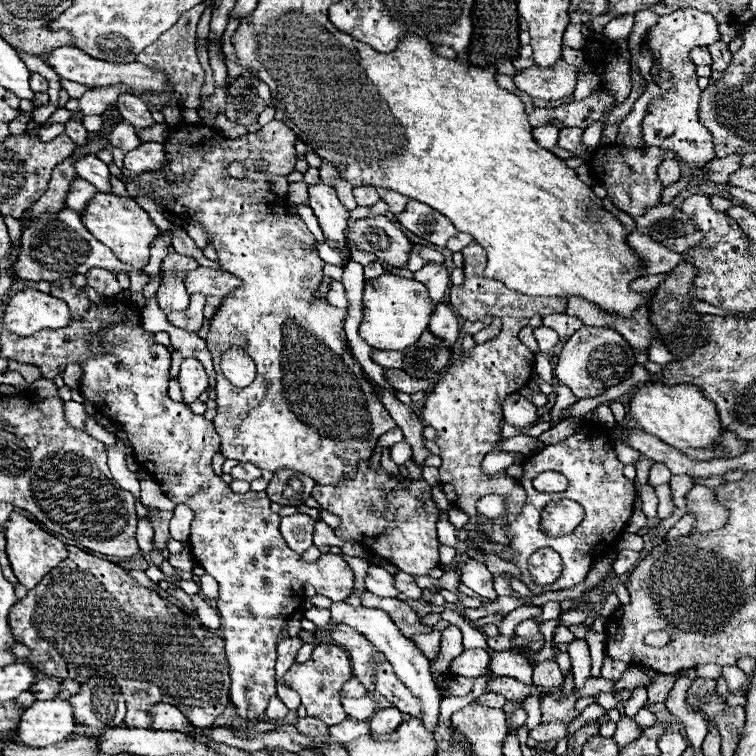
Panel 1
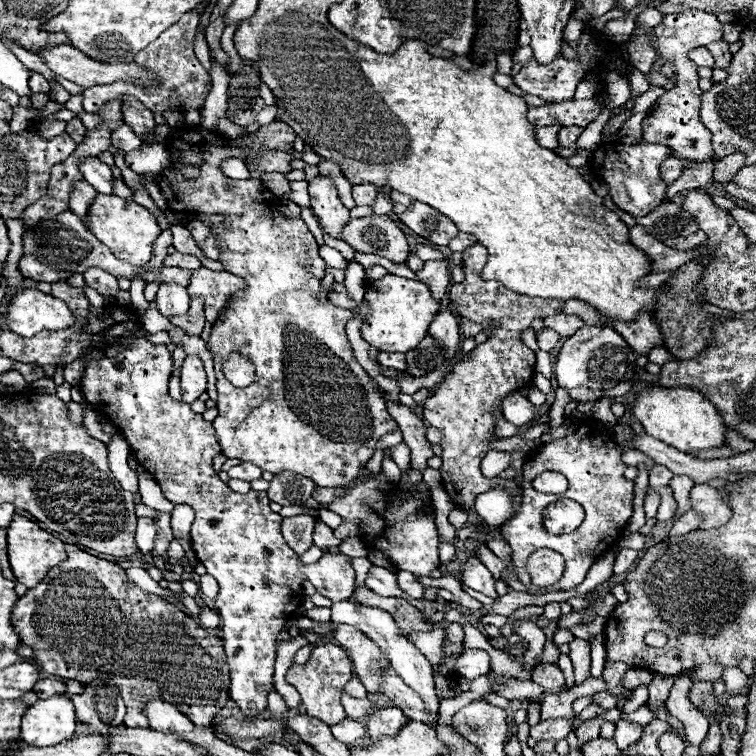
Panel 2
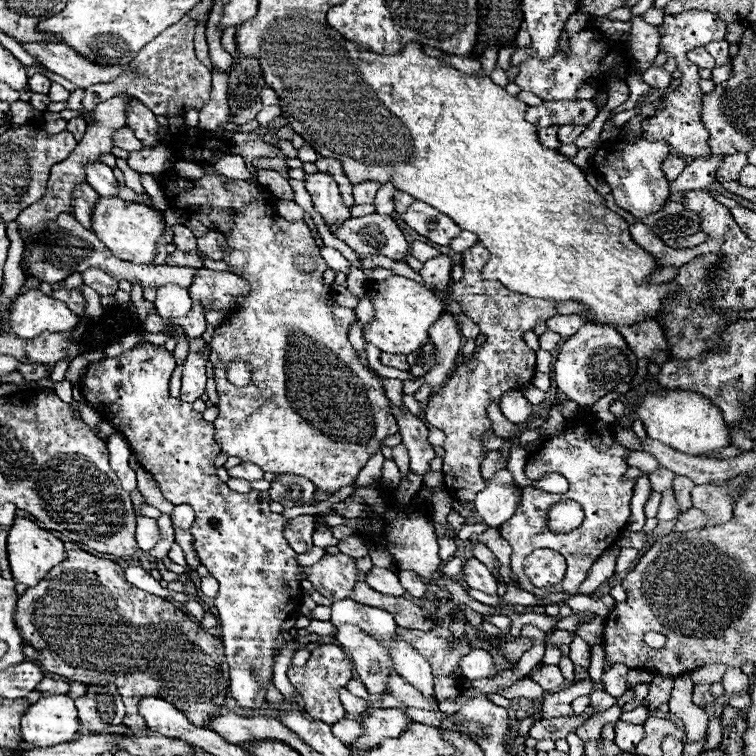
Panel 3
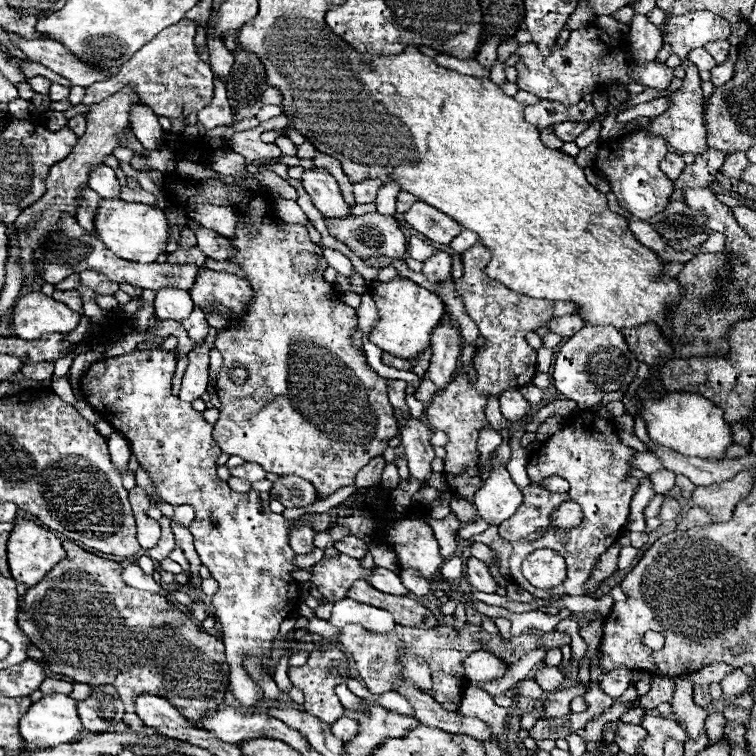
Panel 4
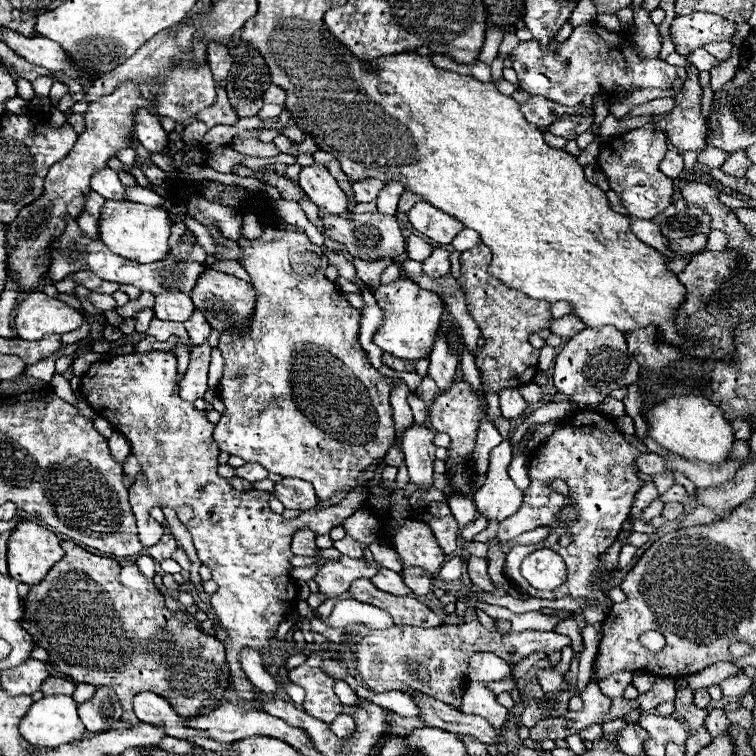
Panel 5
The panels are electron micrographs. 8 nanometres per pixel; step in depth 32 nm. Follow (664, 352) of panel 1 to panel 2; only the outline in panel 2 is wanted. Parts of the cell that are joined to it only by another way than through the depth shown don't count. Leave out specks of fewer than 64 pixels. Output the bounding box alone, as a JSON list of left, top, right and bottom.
[648,346,675,365]

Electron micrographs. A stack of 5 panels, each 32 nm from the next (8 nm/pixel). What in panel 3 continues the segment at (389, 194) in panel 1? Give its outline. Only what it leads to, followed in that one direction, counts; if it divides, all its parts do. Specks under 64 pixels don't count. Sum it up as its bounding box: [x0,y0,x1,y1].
[394,192,416,214]

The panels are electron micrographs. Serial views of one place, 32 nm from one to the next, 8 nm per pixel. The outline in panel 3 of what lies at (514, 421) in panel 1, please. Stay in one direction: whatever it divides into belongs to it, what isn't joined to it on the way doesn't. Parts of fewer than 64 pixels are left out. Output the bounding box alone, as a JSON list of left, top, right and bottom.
[499,390,532,424]

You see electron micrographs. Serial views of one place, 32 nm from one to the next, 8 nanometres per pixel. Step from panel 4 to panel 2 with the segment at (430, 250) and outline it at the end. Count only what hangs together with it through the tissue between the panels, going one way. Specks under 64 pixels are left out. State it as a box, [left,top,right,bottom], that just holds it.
[416,244,442,260]

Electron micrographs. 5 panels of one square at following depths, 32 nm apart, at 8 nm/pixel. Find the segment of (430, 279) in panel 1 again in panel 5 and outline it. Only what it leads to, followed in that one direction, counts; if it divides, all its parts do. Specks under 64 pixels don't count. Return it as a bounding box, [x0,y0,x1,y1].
[424,248,450,278]

